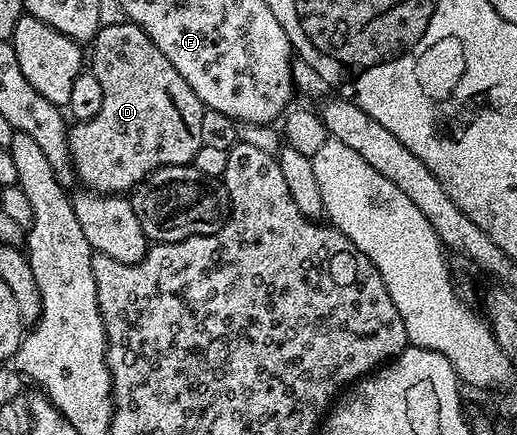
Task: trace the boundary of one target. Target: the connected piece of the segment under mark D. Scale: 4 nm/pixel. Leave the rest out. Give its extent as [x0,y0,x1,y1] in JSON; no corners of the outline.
[68,22,206,195]

